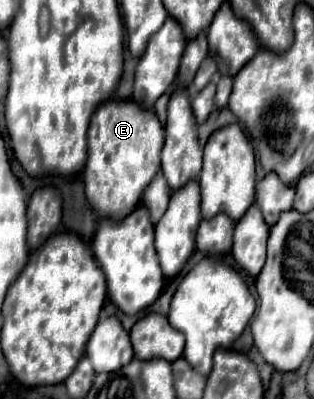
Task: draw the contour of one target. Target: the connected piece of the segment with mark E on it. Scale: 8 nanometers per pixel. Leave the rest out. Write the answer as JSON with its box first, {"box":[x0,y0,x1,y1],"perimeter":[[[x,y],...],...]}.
{"box":[84,100,164,218],"perimeter":[[[106,100],[92,114],[88,158],[84,164],[86,198],[102,218],[120,218],[140,202],[144,188],[160,170],[164,130],[154,110],[134,100]]]}

